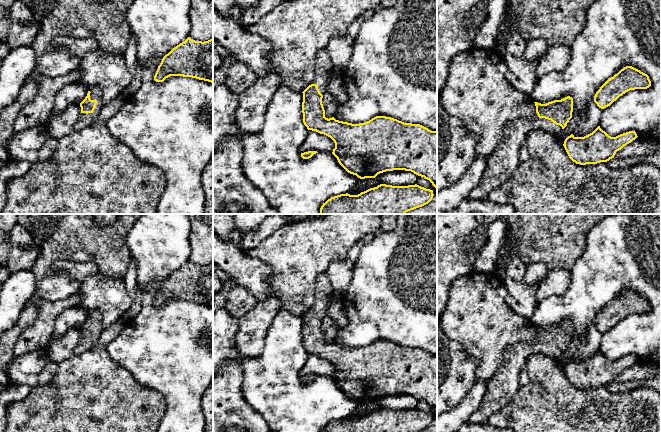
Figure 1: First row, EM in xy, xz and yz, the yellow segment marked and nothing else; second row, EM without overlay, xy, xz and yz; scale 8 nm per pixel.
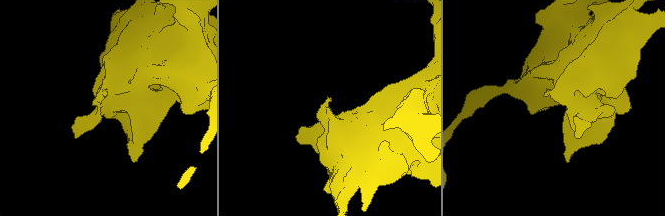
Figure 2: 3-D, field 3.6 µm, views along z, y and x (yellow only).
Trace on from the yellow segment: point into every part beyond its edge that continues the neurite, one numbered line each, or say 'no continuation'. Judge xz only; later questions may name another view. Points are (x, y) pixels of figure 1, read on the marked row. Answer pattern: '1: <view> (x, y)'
1: xz (323, 65)

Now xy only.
1: xy (85, 120)

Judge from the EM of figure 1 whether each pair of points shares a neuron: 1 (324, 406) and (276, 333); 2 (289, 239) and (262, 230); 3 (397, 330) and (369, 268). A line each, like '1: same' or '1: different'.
1: same
2: different
3: same

